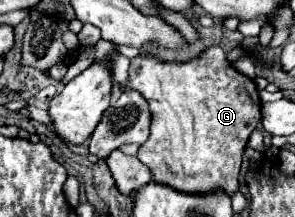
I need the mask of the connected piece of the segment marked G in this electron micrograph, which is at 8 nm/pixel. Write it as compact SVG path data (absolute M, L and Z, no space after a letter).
M221 47L207 49L197 61L183 65L161 63L155 57L135 57L129 67L129 87L133 89L155 89L155 107L173 107L171 111L155 111L151 137L139 147L139 161L151 169L153 181L171 185L179 191L205 193L207 189L225 189L233 195L239 189L241 177L241 159L247 145L247 139L255 127L261 123L261 99L253 79L241 75L225 57Z

